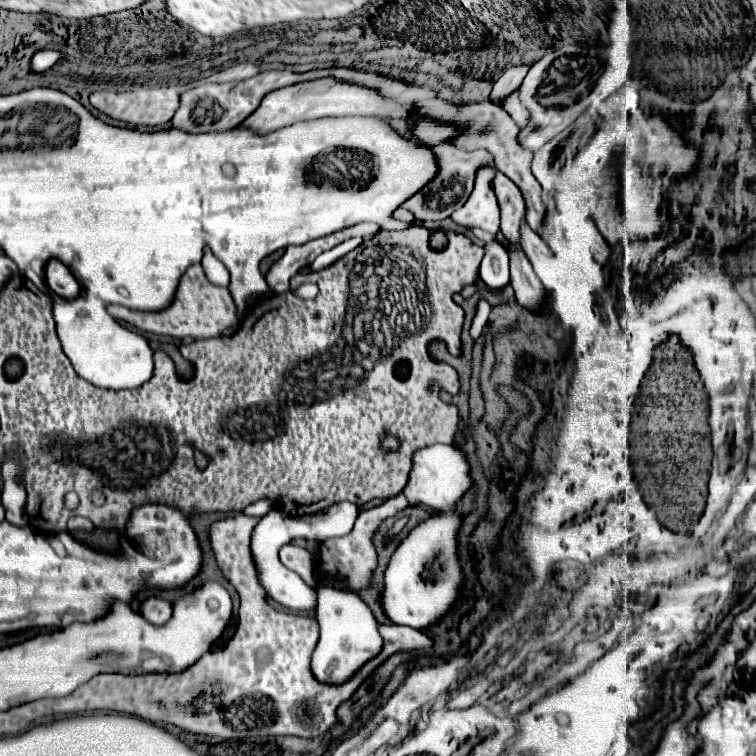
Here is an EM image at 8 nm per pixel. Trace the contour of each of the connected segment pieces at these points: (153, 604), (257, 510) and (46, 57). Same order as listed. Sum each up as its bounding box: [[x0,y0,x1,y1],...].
[[140,598,172,626],[244,498,272,516],[32,50,60,72]]

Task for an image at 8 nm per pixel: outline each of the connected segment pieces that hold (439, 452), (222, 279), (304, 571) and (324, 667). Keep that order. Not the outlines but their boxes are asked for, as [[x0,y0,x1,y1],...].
[[380,444,472,630],[202,252,230,286],[280,544,317,586],[312,586,384,684]]

